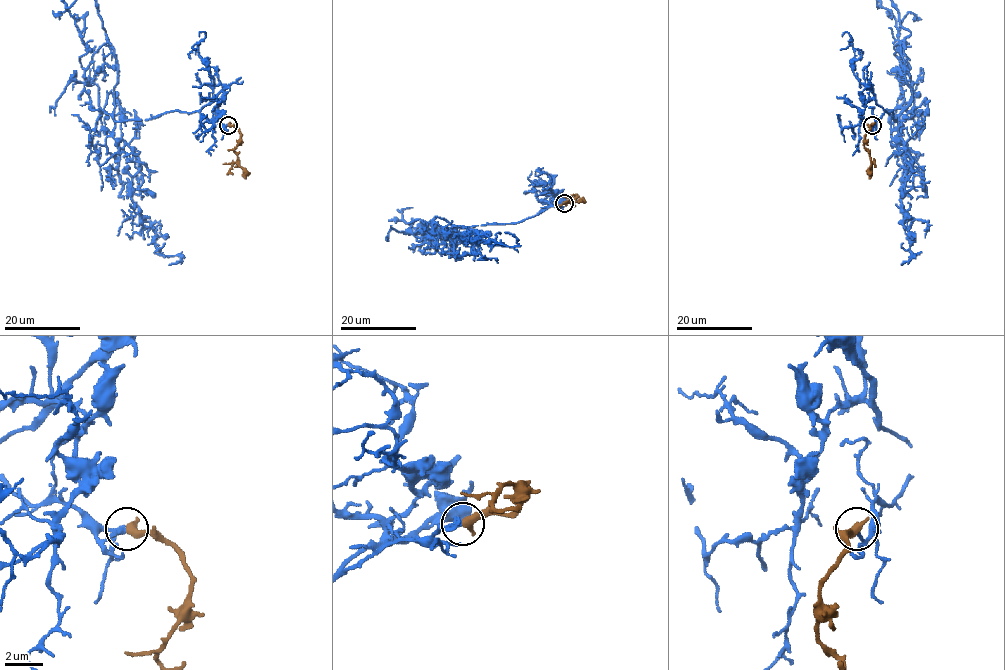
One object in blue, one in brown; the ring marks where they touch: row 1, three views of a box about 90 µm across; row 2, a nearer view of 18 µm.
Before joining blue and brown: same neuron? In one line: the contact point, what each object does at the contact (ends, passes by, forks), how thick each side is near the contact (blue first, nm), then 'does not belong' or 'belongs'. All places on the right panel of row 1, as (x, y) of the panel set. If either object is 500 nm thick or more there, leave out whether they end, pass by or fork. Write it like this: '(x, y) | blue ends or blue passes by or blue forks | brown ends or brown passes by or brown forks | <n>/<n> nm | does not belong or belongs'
(872, 125) | blue ends | brown ends | 280/480 nm | belongs

